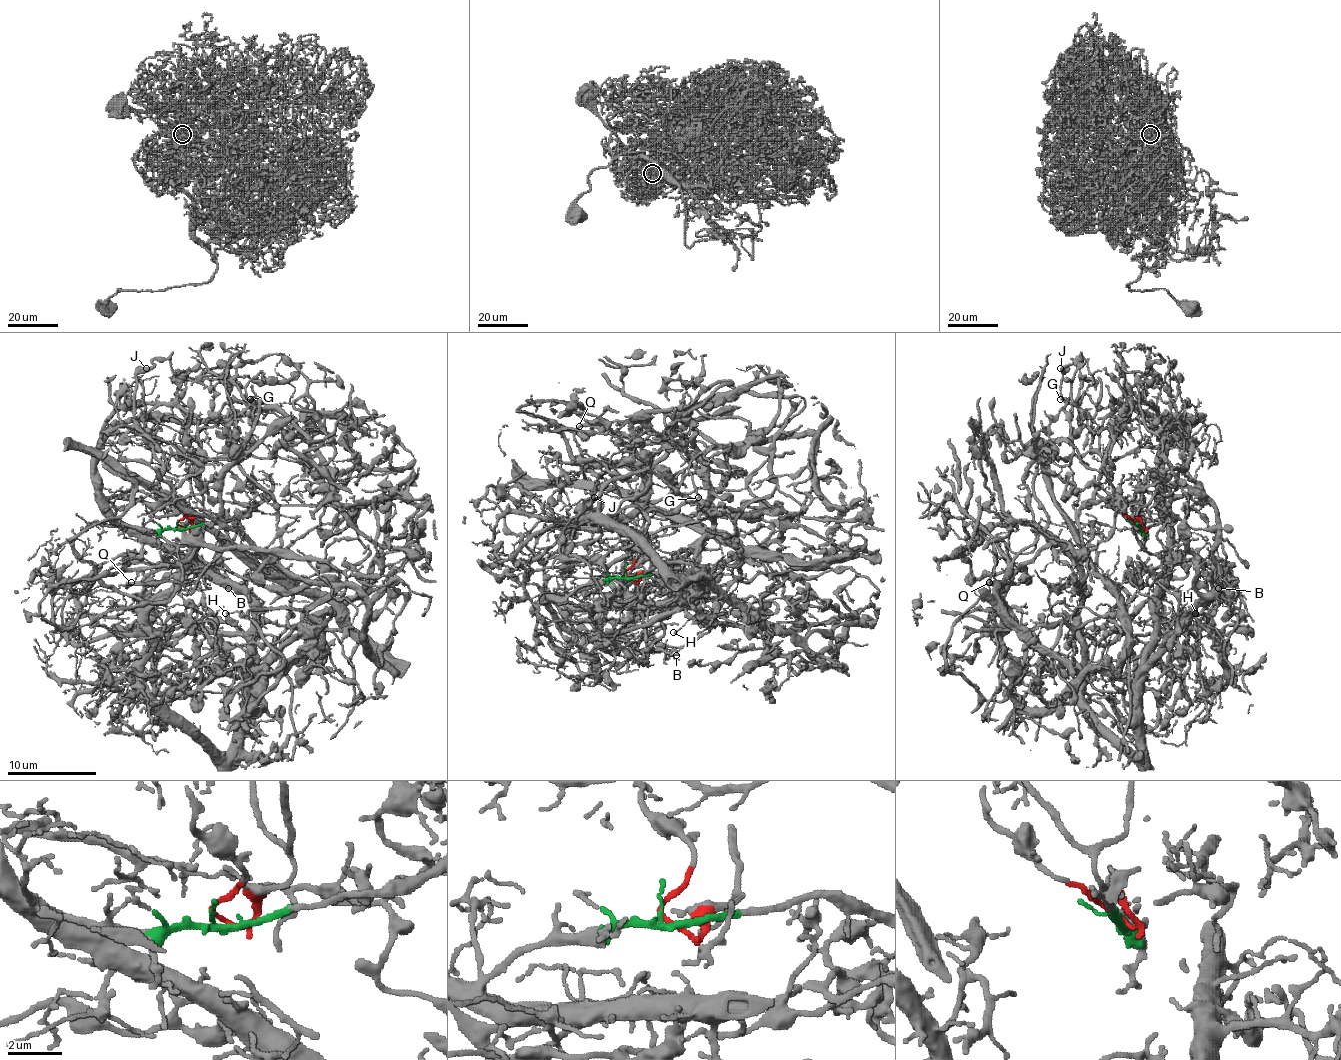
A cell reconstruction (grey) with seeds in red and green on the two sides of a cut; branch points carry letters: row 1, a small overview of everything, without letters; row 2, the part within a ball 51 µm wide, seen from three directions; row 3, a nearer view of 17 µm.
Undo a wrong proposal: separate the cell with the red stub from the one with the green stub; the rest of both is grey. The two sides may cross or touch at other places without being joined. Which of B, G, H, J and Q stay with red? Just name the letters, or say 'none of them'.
G, J, Q

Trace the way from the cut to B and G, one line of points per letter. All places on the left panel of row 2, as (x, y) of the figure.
B: (180, 528), (140, 528), (120, 522), (133, 526), (191, 562), (216, 571), (229, 584), (227, 589)
G: (180, 526), (189, 526), (203, 513), (198, 432), (214, 428), (227, 430), (234, 419), (254, 403), (249, 399)

